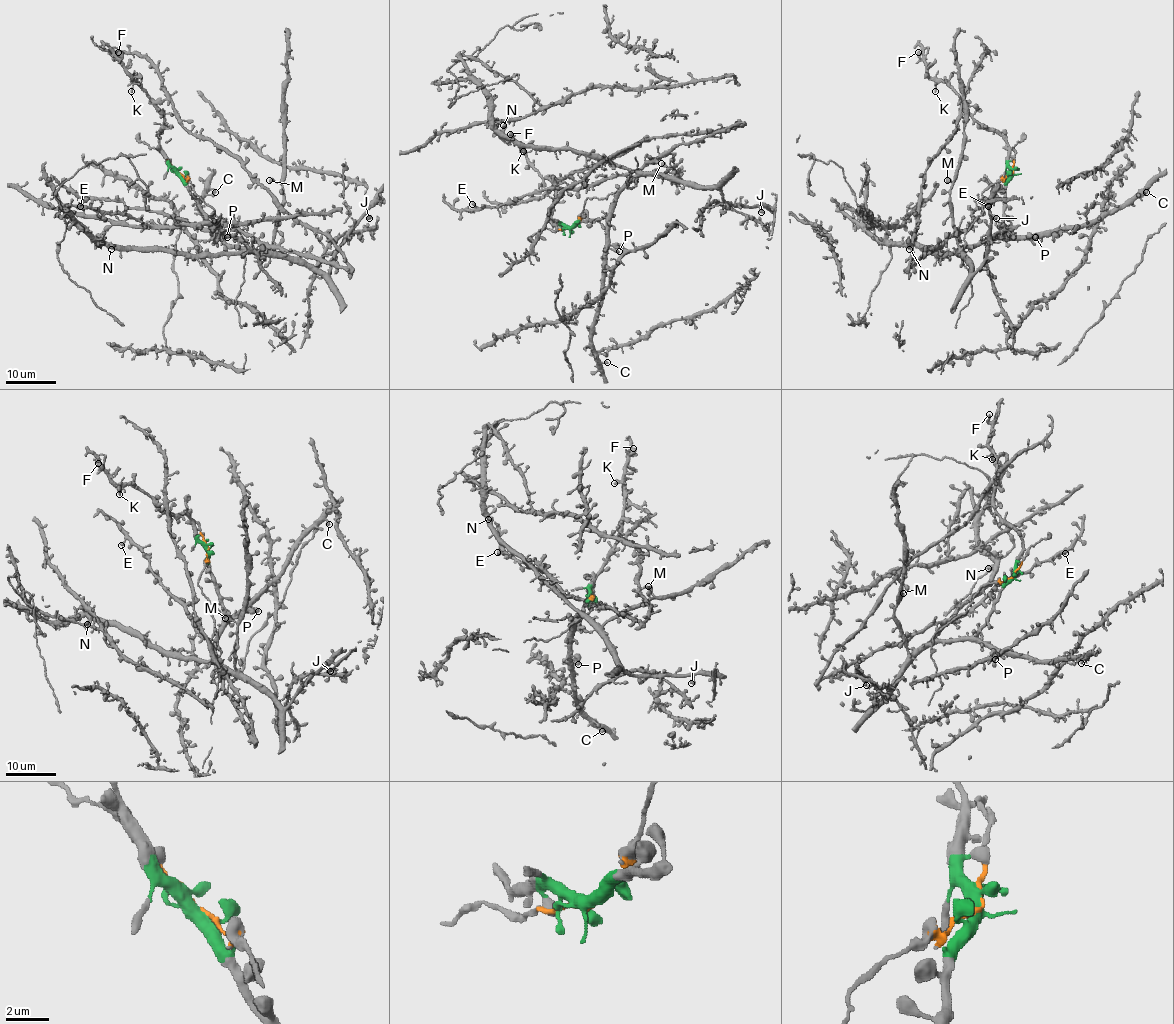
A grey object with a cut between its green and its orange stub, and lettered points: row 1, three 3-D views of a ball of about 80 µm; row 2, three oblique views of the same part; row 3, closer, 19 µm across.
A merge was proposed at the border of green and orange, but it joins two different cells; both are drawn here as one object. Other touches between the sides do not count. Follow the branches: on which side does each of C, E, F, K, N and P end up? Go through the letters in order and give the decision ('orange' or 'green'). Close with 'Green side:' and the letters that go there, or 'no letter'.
C: green
E: orange
F: green
K: green
N: green
P: green
Green side: C, F, K, N, P

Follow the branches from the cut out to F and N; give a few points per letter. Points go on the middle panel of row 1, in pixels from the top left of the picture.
F: (570, 228), (551, 223), (555, 186), (534, 167), (525, 149), (510, 134)
N: (570, 228), (579, 221), (607, 217), (614, 198), (636, 173), (570, 150), (518, 145), (503, 133), (503, 125)

